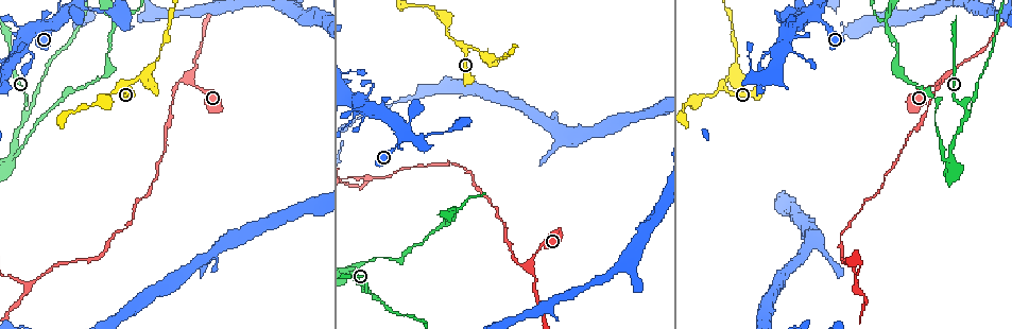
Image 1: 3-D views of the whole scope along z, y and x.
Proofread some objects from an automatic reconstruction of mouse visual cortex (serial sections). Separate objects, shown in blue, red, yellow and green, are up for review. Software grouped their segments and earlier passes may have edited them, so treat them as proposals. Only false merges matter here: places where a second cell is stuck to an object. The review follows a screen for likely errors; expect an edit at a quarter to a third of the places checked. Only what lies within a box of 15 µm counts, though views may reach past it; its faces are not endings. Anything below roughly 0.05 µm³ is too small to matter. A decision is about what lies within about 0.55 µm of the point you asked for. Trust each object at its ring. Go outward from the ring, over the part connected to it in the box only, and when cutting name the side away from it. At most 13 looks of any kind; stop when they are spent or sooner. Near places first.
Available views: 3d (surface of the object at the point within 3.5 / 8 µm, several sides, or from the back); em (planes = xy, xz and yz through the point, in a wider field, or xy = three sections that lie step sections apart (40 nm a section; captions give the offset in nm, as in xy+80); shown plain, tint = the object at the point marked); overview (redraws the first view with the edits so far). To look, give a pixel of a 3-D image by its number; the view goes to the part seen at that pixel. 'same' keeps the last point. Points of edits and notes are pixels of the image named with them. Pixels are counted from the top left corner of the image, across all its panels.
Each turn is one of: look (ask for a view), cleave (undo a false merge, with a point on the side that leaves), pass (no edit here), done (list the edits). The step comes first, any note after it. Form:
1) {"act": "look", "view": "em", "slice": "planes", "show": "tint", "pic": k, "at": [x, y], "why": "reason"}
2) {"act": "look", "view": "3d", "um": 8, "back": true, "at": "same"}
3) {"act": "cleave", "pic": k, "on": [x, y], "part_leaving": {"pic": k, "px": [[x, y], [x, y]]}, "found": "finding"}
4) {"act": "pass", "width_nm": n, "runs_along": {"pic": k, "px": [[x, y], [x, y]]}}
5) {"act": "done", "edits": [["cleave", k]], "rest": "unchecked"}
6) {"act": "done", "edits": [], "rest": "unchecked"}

{"act": "look", "view": "3d", "um": 3.5, "pic": 1, "at": [813, 17], "why": "thin neck"}

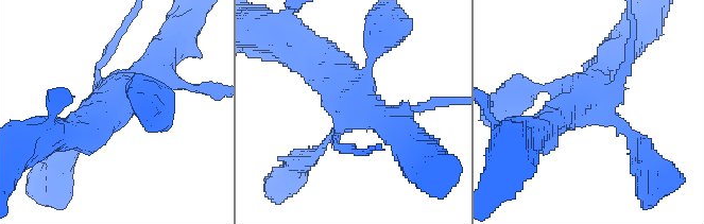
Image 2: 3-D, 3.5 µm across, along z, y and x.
{"act": "look", "view": "em", "slice": "xy", "step": 2, "show": "tint", "pic": 2, "at": [348, 113], "why": "need the tissue"}

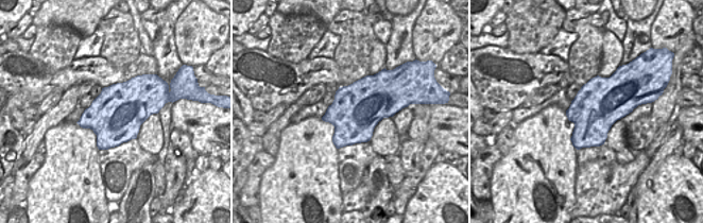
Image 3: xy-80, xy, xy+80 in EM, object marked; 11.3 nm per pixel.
{"act": "cleave", "pic": 2, "on": [112, 49], "found": "a second cell is stuck on"}

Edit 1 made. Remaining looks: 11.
{"act": "look", "view": "overview"}

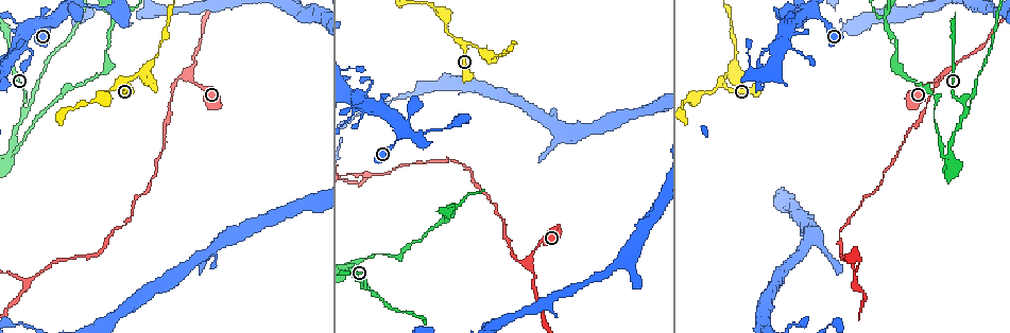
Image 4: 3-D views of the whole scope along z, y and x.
{"act": "look", "view": "3d", "um": 3.5, "pic": 4, "at": [118, 85], "why": "three arms meet"}

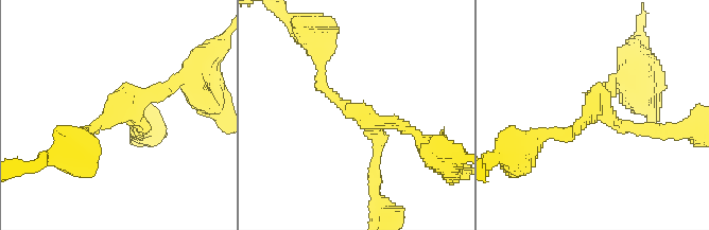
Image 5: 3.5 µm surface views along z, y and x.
{"act": "look", "view": "em", "slice": "xy", "step": 5, "show": "tint", "pic": 5, "at": [360, 113], "arms": 3, "arm_widths_nm": [150, 150, 200], "why": "need the tissue"}

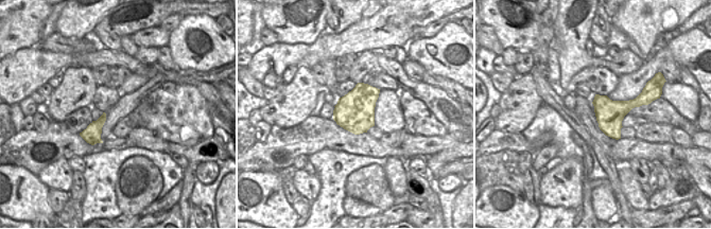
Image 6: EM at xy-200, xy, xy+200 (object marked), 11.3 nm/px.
{"act": "pass", "runs_along": {"pic": 5, "px": [[375, 165], [378, 130], [320, 84], [320, 68]]}, "found": "one cell here"}

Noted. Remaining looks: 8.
{"act": "look", "view": "3d", "um": 3.5, "pic": 4, "at": [362, 285], "why": "a fork"}

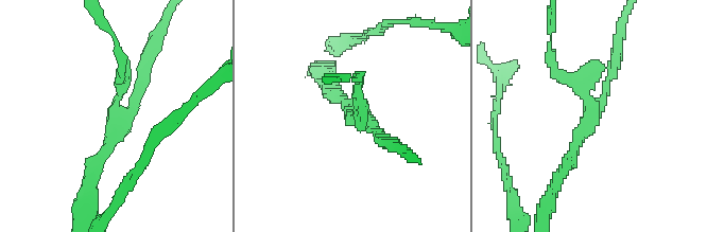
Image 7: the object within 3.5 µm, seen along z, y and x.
{"act": "look", "view": "em", "slice": "xy", "step": 3, "show": "tint", "pic": 7, "at": [352, 120], "arms": 3, "arm_widths_nm": [150, 150, 200], "why": "now the EM"}

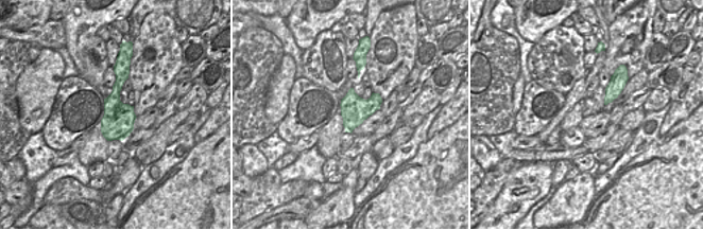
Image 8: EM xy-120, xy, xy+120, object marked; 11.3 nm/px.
{"act": "pass", "runs_along": {"pic": 7, "px": [[123, 64], [116, 128], [93, 171]]}, "found": "continuous, no second cell"}

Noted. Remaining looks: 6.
{"act": "look", "view": "3d", "um": 3.5, "pic": 4, "at": [528, 261], "why": "two arms in line, one across"}

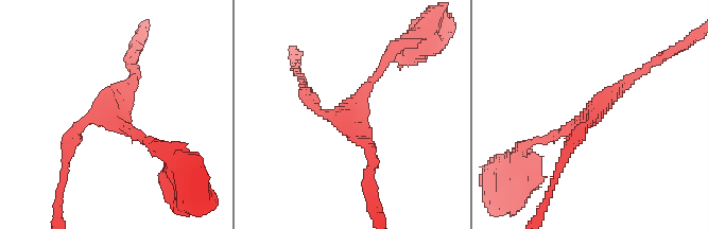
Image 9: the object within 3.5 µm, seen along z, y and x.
{"act": "look", "view": "em", "slice": "xy", "step": 1, "show": "tint", "pic": 9, "at": [589, 117], "why": "shape alone is not enough"}

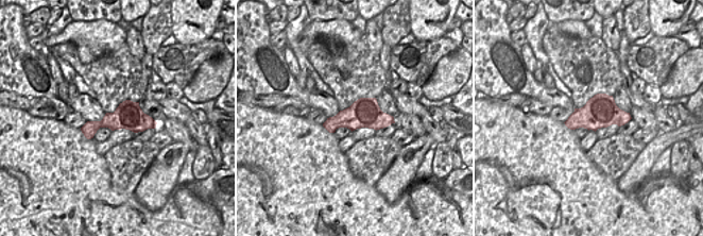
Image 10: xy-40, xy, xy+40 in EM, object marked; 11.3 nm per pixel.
{"act": "pass", "arm_widths_nm": [150, 150, 200], "runs_along": {"pic": 9, "px": [[385, 60], [343, 115], [324, 112], [304, 88]]}, "found": "all the same cell"}

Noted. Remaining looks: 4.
{"act": "look", "view": "3d", "um": 8, "pic": 4, "at": [29, 283], "why": "branch point"}

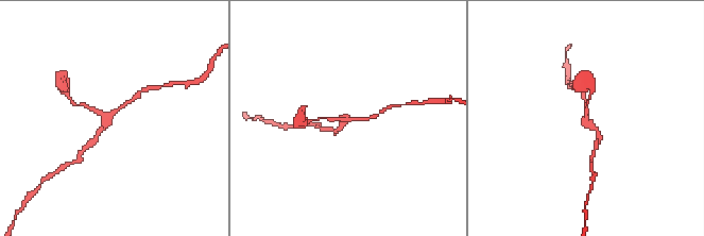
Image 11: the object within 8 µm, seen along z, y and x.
{"act": "look", "view": "em", "slice": "planes", "show": "tint", "pic": 11, "at": [345, 119], "arms": 3, "arm_widths_nm": [150, 150, 150], "why": "need the tissue"}

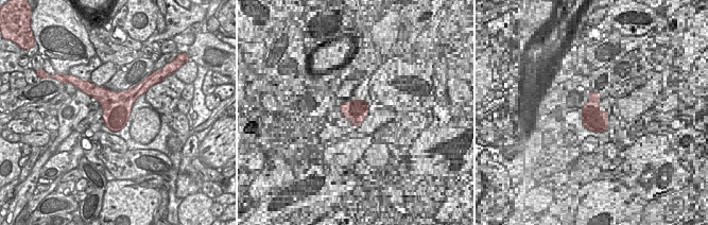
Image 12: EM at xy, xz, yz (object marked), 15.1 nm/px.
{"act": "pass", "found": "one cell here"}

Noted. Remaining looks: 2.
{"act": "done", "edits": [["cleave", 2]], "rest": "unchecked"}

